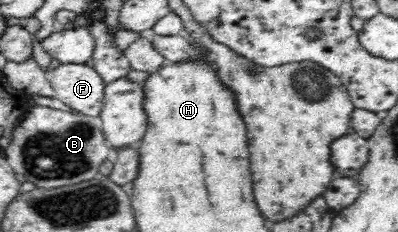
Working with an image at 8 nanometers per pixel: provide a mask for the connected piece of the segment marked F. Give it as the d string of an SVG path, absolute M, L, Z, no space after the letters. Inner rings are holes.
M60 64L47 76L55 97L79 115L98 117L106 81L89 64Z

